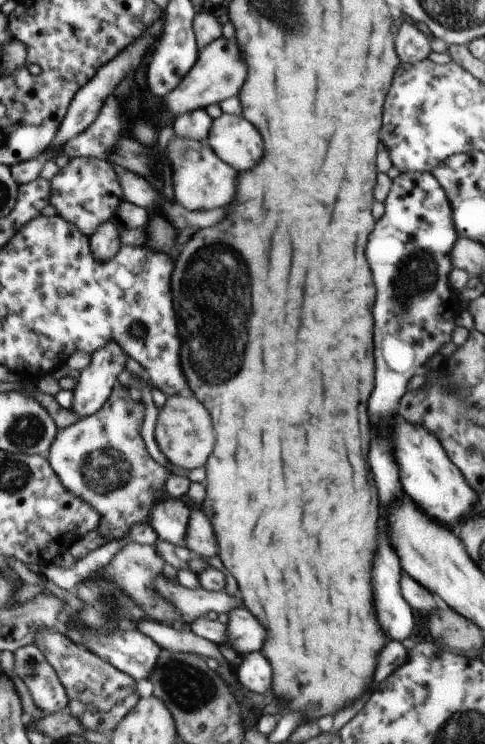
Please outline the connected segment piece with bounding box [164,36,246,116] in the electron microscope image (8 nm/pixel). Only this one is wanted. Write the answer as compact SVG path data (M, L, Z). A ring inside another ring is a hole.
M219 37L215 42L199 52L198 60L184 76L184 80L164 96L166 112L172 116L181 116L199 109L206 109L216 103L236 97L246 80L246 64L240 58L234 39Z

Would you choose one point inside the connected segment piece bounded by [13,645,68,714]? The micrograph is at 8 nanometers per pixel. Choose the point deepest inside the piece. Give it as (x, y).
(49, 695)

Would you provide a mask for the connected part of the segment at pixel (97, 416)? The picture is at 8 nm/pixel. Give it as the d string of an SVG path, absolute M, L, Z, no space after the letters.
M118 384L94 415L58 432L45 455L64 488L98 512L99 524L95 529L107 543L127 536L129 529L138 524L149 524L153 505L165 498L165 481L171 472L150 457L141 434L144 418L145 406L138 393Z

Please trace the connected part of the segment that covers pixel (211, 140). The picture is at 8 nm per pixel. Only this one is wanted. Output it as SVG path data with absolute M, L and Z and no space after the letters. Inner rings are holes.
M223 113L213 120L206 144L234 170L248 170L262 158L262 140L258 130L240 116Z

